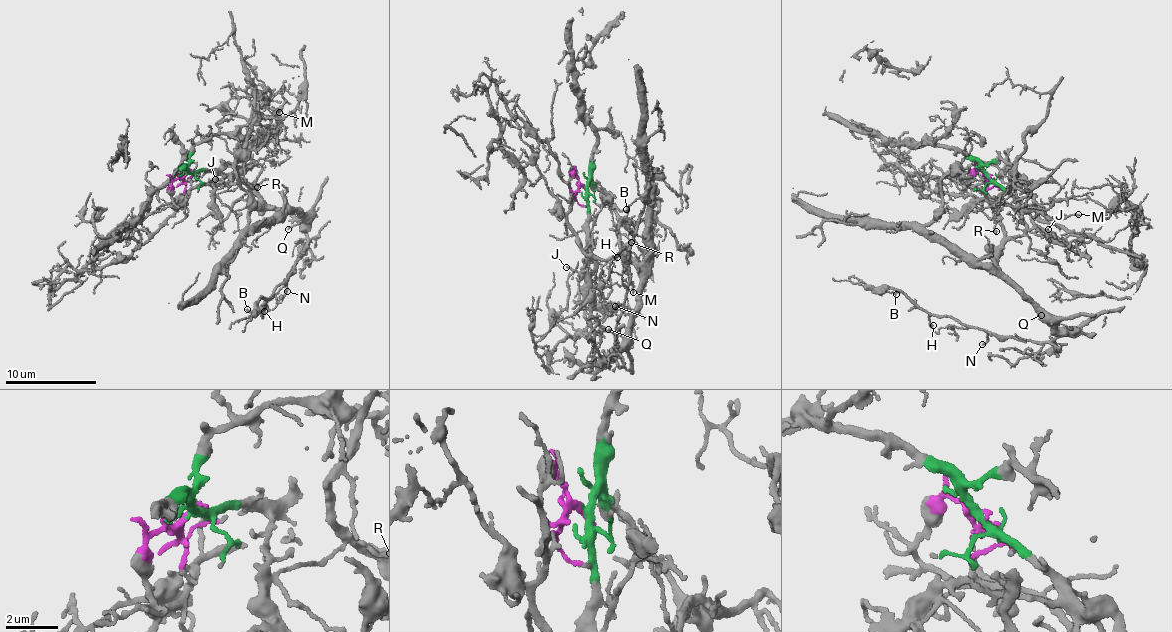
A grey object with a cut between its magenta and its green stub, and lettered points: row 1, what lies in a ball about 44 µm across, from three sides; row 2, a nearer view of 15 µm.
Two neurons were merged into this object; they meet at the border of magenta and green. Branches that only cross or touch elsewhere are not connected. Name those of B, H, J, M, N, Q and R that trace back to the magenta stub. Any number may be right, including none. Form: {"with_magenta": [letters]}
{"with_magenta": ["B", "H", "N", "Q", "R"]}

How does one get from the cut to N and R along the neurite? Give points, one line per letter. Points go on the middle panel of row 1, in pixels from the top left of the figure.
N: (583, 187), (566, 223), (583, 249), (624, 255), (639, 277), (614, 354), (623, 305), (615, 305)
R: (583, 187), (574, 193), (566, 223), (587, 253), (610, 260), (620, 252), (624, 234), (631, 242)

